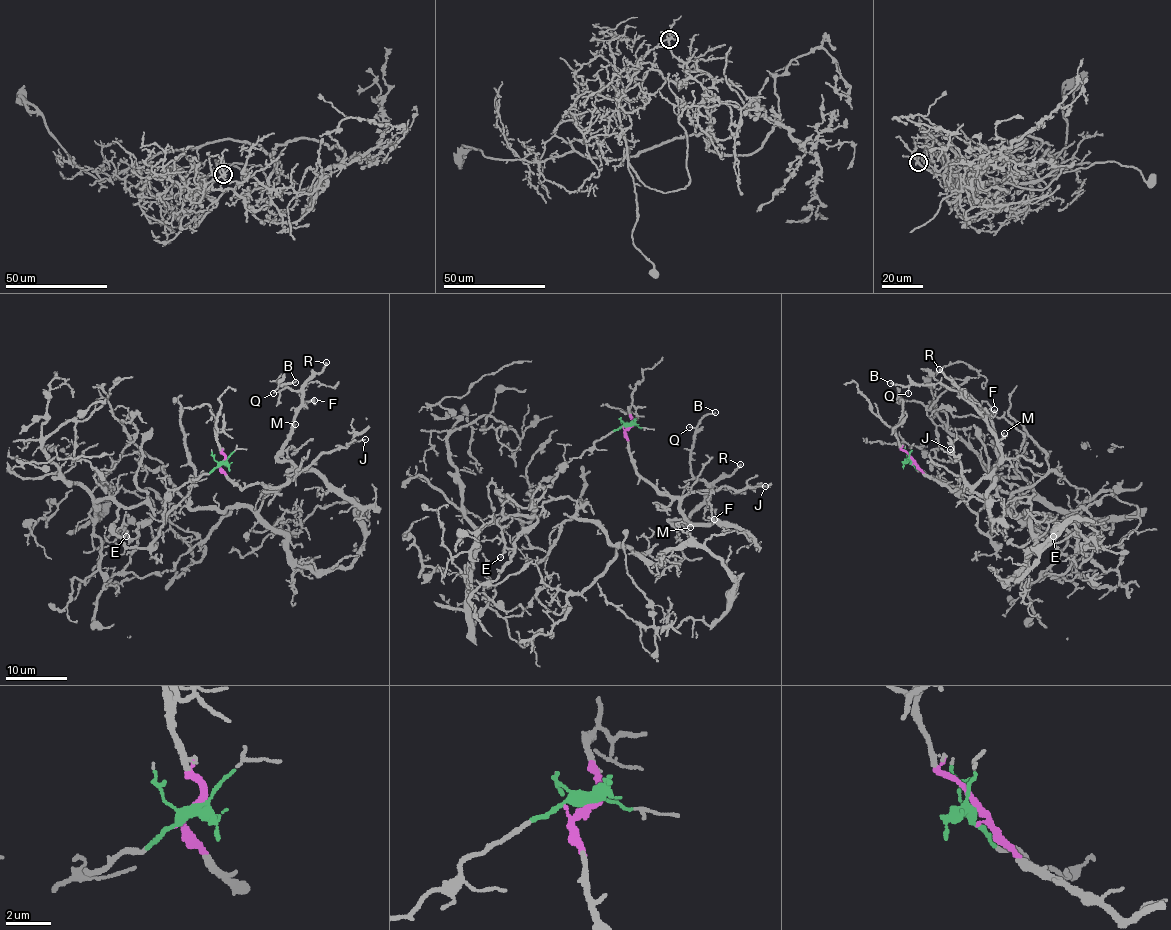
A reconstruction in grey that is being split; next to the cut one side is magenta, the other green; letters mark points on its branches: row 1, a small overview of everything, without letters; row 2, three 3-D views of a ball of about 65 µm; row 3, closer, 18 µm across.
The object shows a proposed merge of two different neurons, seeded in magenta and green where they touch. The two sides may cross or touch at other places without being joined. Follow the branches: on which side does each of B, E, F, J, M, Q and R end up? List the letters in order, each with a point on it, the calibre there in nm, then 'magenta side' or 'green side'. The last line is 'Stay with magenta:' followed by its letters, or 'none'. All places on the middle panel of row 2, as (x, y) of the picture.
B: at (715, 412); 170 nm thick; magenta side
E: at (500, 557); 110 nm thick; green side
F: at (714, 519); 100 nm thick; magenta side
J: at (765, 486); 130 nm thick; magenta side
M: at (690, 527); 180 nm thick; magenta side
Q: at (689, 427); 100 nm thick; magenta side
R: at (740, 464); 240 nm thick; magenta side
Stay with magenta: B, F, J, M, Q, R

